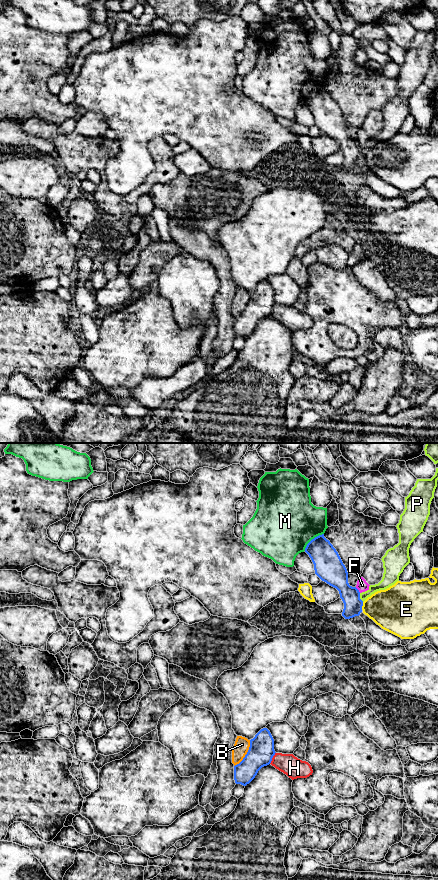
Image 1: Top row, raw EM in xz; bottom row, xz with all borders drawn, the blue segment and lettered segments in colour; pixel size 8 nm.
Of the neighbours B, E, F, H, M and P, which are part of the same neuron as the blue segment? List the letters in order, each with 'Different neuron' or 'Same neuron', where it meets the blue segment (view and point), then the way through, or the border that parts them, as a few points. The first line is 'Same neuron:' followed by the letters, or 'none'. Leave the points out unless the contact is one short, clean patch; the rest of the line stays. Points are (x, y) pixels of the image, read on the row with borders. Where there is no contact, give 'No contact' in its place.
Same neuron: P
B: Different neuron. Touches blue at xz (246, 754). Boundary: xz (250, 740), (247, 753), (234, 766)
E: Different neuron. Touches blue at xz (362, 605)
F: Different neuron. Touches blue at xz (358, 590). Boundary: xz (355, 587), (360, 592)
H: Different neuron. Touches blue at xz (272, 757)
M: Different neuron. Touches blue at xz (312, 539). Boundary: xz (323, 533), (315, 536), (304, 550)
P: Same neuron. Touches blue at xz (359, 597). Path across: xz (336, 576), (359, 597), (386, 582)

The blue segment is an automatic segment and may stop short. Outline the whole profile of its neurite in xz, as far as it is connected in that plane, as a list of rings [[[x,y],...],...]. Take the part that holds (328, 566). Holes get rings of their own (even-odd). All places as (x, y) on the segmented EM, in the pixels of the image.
[[[438,468],[431,479],[417,479],[415,486],[405,497],[405,509],[400,515],[397,529],[399,543],[386,551],[382,557],[384,573],[382,580],[360,593],[348,583],[348,572],[338,552],[324,537],[324,534],[312,539],[305,552],[314,564],[315,574],[339,591],[344,603],[342,616],[350,619],[359,616],[363,602],[377,591],[385,590],[399,581],[399,576],[410,563],[409,548],[414,539],[423,532],[430,515],[430,504],[437,487]]]

